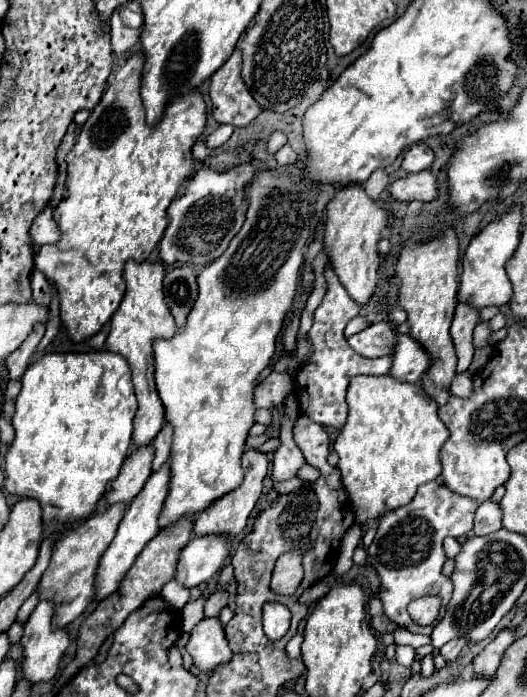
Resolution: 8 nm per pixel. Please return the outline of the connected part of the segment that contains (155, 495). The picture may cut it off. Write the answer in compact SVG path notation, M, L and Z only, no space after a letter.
M166 460L166 464L162 464L162 468L158 472L150 474L150 478L146 480L140 494L128 506L124 520L120 522L118 532L116 532L112 544L108 546L108 552L104 552L104 558L100 560L100 570L98 570L98 580L96 580L96 600L110 596L118 588L120 580L124 578L126 570L134 564L136 556L160 532L160 512L164 508L168 490L170 490L170 460Z

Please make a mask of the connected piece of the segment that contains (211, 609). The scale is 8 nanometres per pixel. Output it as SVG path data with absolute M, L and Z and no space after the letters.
M212 594L206 602L206 608L204 608L204 614L206 616L218 616L218 612L228 604L228 594Z

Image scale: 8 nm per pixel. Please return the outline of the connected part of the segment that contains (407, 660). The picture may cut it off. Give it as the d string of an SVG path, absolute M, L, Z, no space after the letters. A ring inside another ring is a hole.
M396 646L396 662L402 666L410 666L416 658L416 652L412 646Z

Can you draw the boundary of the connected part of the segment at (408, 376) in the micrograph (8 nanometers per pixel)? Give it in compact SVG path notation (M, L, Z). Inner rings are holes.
M410 334L398 336L396 348L394 348L394 362L390 374L398 380L408 382L420 382L422 374L432 366L432 356L428 350L424 350L422 344L418 344Z

